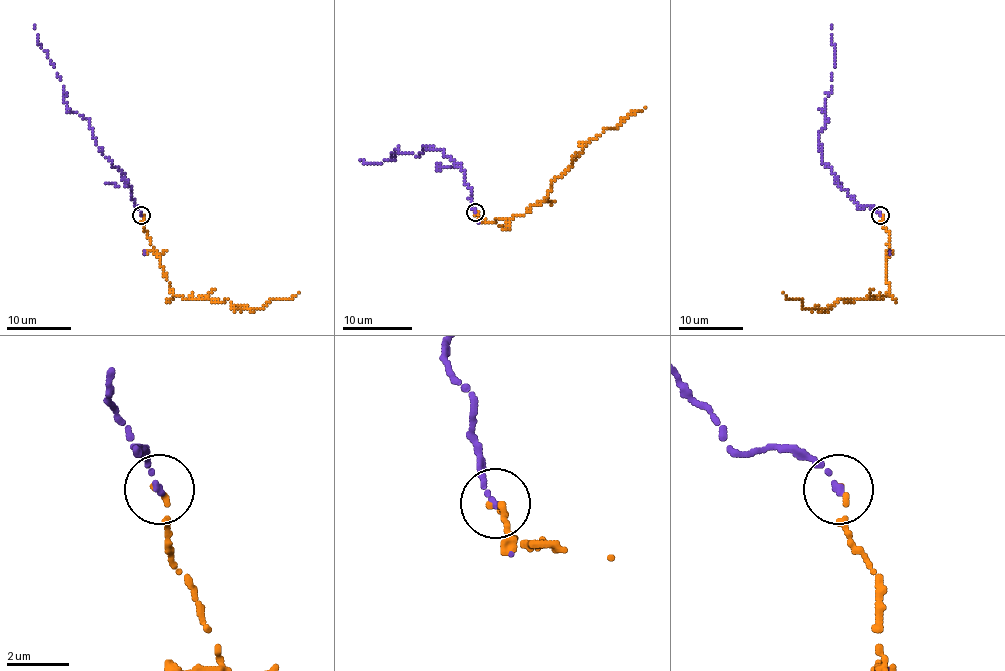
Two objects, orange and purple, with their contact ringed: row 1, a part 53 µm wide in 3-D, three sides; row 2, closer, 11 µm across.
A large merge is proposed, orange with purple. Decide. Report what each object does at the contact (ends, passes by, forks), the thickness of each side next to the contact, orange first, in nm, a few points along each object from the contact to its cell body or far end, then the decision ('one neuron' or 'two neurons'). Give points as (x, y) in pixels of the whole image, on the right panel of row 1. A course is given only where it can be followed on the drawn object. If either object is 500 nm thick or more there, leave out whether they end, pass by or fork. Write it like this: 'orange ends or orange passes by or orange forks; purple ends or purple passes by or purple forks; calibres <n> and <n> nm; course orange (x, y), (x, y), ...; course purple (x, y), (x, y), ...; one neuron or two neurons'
orange ends; purple ends; calibres 150 and 180 nm; course orange (880, 214), (890, 251), (890, 289), (882, 298), (839, 300), (832, 306), (806, 309), (800, 300), (782, 293); course purple (880, 214), (869, 206), (859, 208), (822, 161), (819, 135), (827, 121), (826, 98), (835, 66), (830, 24); one neuron

